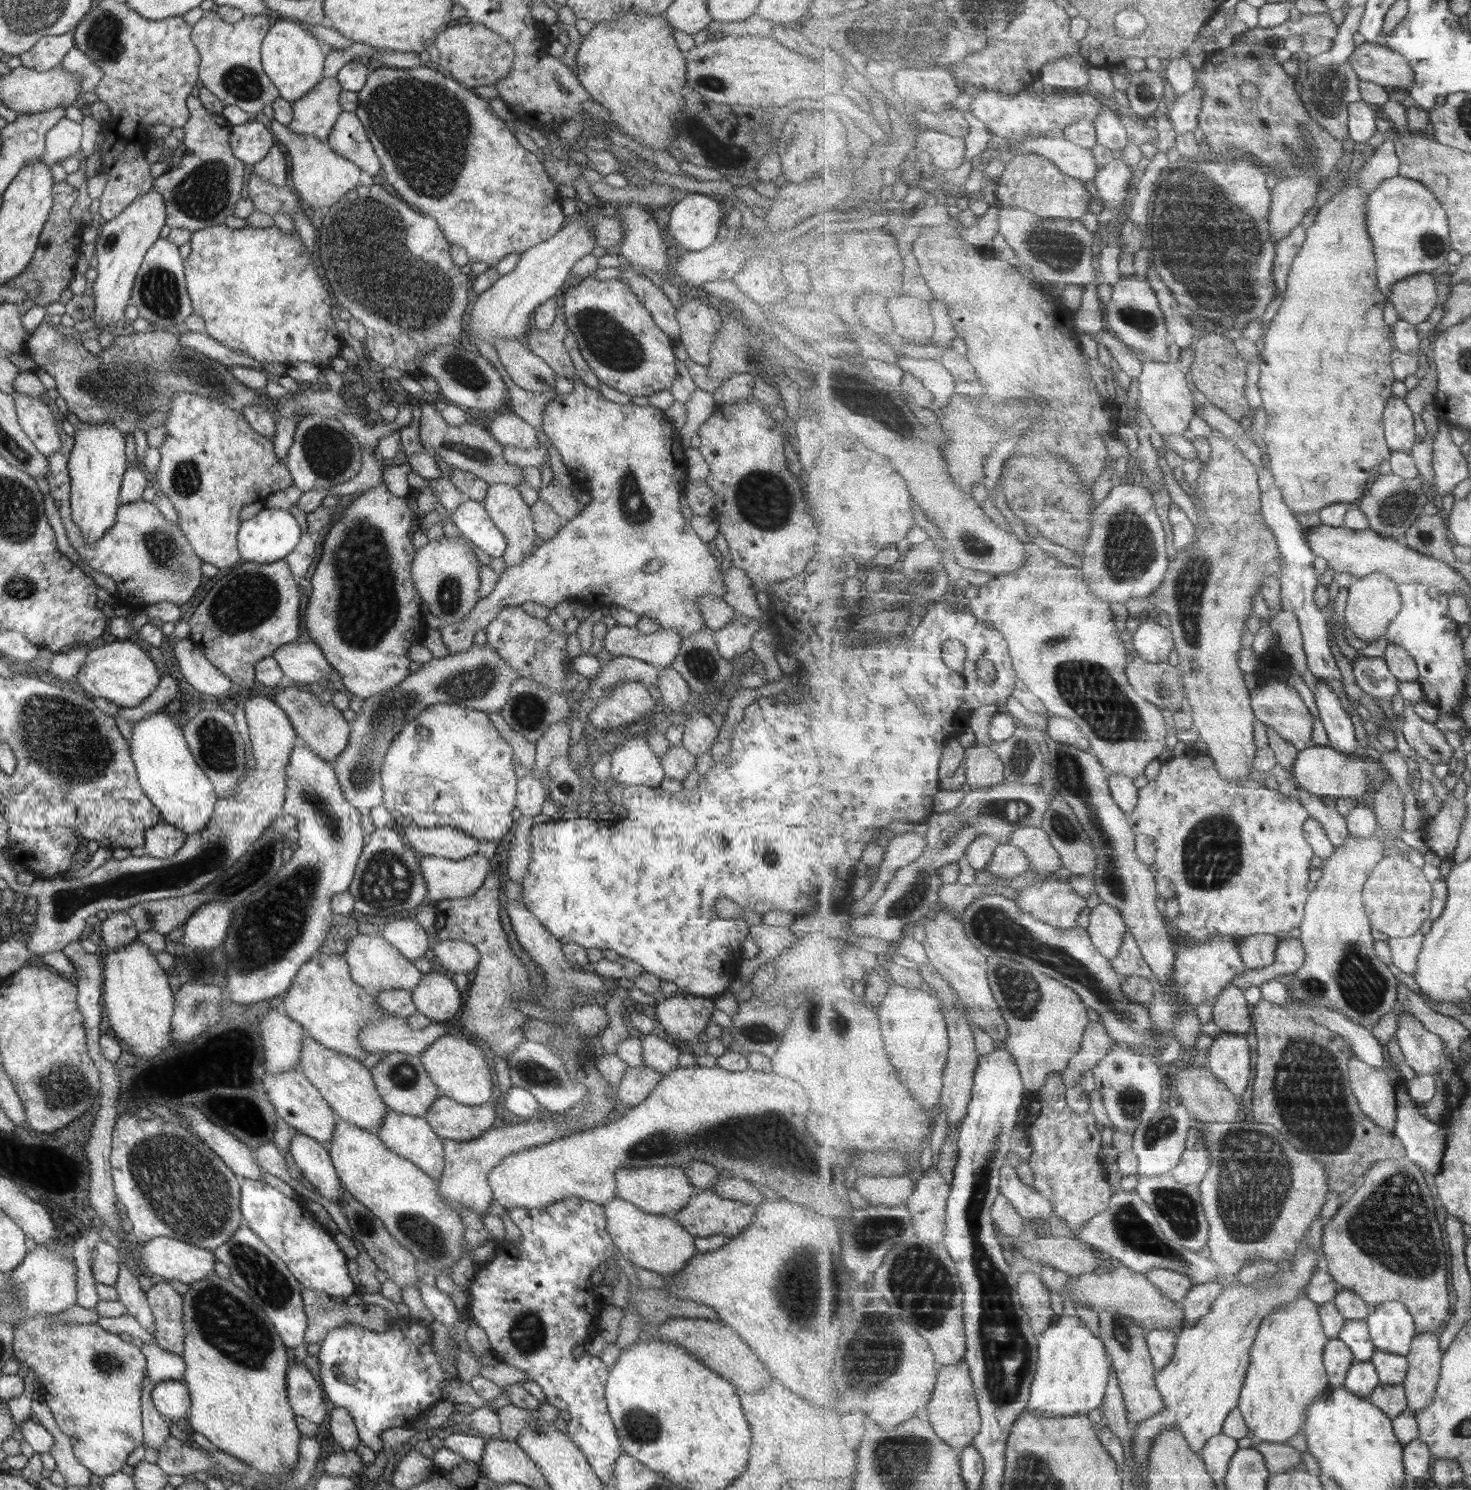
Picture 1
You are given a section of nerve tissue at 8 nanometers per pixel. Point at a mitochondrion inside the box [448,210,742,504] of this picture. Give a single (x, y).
(613, 348)

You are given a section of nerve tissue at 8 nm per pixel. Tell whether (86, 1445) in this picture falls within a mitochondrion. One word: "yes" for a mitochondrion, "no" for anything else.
no

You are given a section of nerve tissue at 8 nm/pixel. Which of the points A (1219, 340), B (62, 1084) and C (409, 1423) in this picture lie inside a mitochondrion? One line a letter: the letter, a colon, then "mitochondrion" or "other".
A: other
B: mitochondrion
C: other

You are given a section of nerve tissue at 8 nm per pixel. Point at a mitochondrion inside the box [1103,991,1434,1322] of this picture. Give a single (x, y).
(1246, 1215)

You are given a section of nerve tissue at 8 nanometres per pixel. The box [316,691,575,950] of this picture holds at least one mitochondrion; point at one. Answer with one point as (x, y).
(382, 884)

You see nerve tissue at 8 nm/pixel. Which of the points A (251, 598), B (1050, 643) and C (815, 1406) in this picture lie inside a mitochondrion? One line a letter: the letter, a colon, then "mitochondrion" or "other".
A: mitochondrion
B: mitochondrion
C: other

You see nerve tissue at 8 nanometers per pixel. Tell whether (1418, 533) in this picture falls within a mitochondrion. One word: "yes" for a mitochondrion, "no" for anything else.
yes

